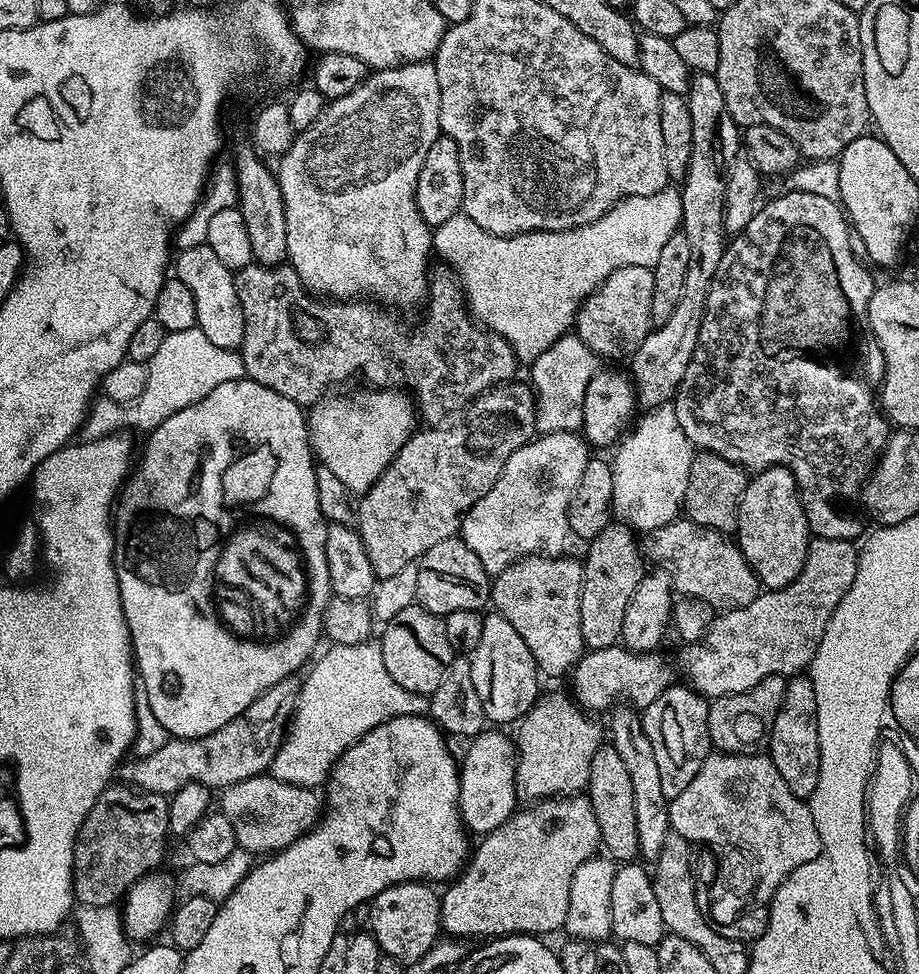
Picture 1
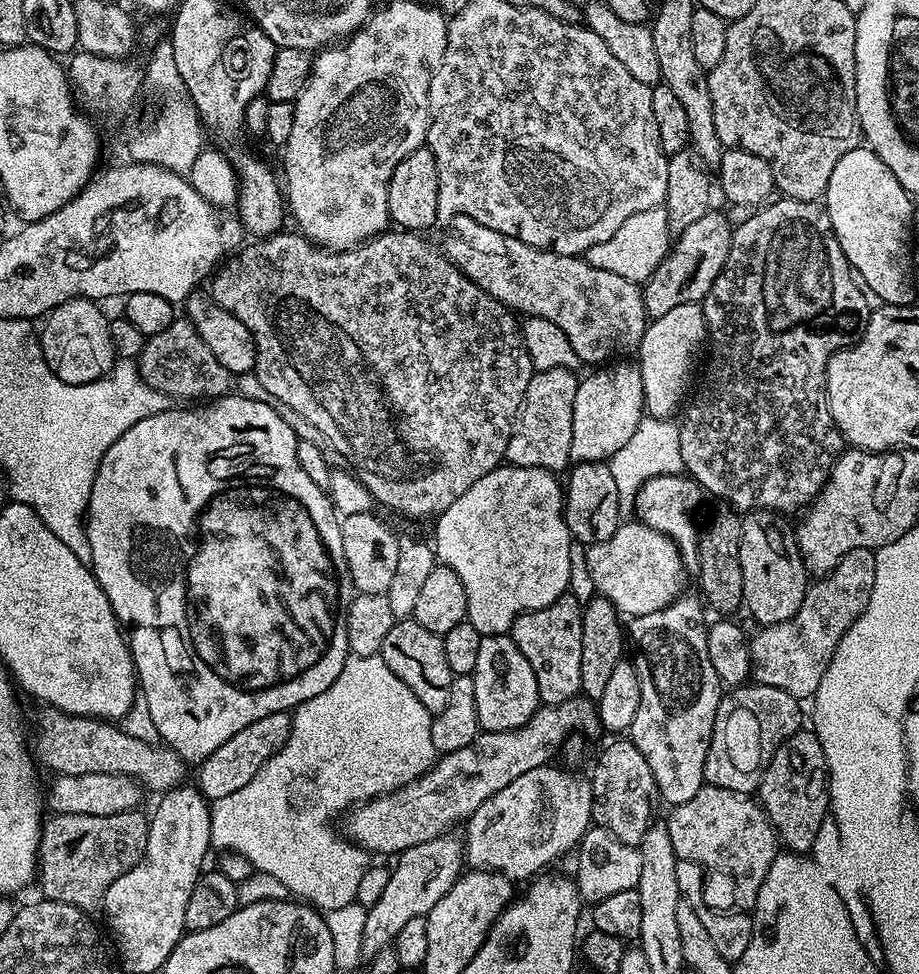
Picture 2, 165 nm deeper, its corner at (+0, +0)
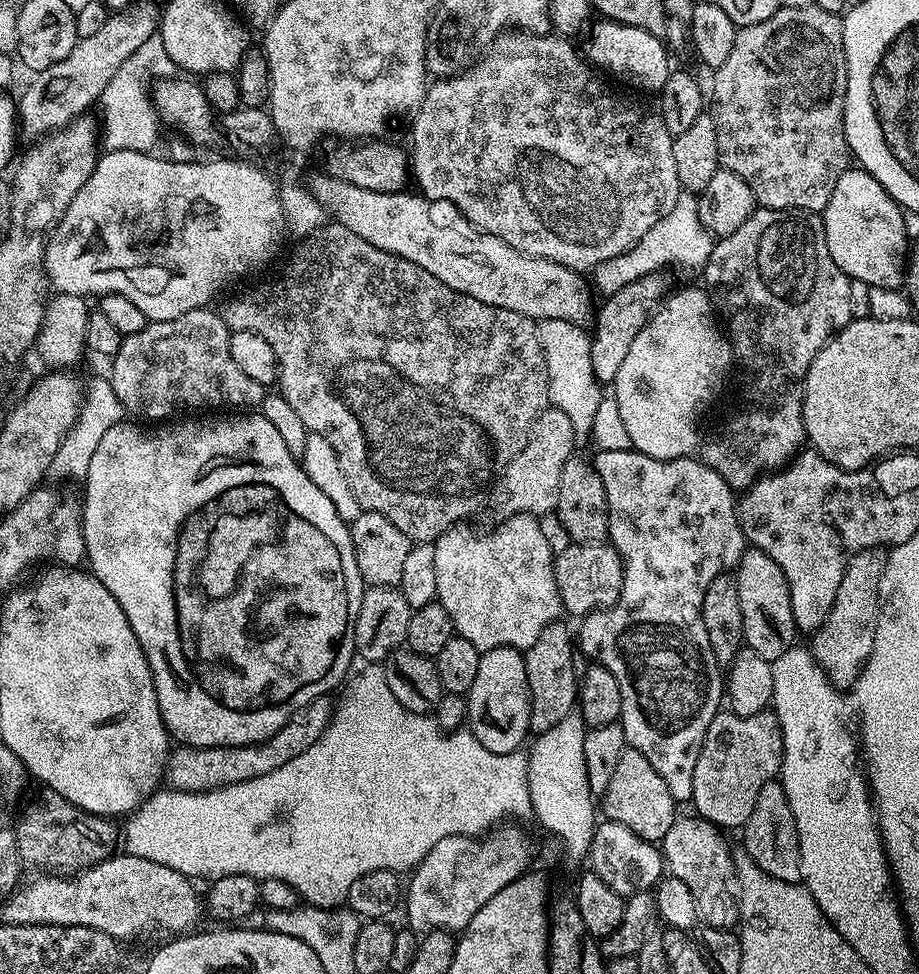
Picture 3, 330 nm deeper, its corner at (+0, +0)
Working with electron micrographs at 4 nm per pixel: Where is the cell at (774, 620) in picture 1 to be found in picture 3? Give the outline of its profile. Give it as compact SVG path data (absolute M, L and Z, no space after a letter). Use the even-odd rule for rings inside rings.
M867 548L856 553L848 561L842 586L838 586L838 594L834 598L830 614L826 614L820 629L811 633L812 657L828 676L832 687L837 690L851 689L860 676L865 662L870 658L876 633L876 615L880 613L880 579L885 559L884 548Z

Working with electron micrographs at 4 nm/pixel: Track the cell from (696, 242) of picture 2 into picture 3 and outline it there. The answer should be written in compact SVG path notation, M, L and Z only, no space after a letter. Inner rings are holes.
M664 270L646 274L630 282L628 286L622 286L622 290L618 290L613 296L607 297L601 308L599 305L594 316L596 329L591 329L590 332L592 342L590 358L592 359L592 373L601 385L611 385L615 381L618 366L622 366L626 353L630 350L630 342L638 338L638 334L644 329L653 312L660 307L664 297L669 295L668 274Z

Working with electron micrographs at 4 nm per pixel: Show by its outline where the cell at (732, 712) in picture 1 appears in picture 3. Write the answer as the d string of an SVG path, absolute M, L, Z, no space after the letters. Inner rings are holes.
M721 710L710 722L706 734L702 738L702 746L698 750L698 762L694 762L694 790L690 801L695 815L708 820L721 830L728 828L743 829L750 818L750 810L754 810L754 802L758 802L758 790L772 780L777 779L782 758L782 730L778 726L775 712L765 710L758 714L739 716L731 710Z

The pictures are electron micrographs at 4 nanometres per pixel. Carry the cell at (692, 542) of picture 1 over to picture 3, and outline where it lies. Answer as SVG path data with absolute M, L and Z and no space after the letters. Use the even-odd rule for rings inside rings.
M569 543L555 553L554 578L558 582L560 602L565 613L583 618L590 612L611 608L620 596L624 585L624 562L611 543L574 544Z

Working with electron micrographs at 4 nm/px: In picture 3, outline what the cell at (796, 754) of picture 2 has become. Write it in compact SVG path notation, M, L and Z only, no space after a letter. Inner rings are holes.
M779 779L758 790L758 802L754 802L754 810L750 810L750 818L743 826L742 835L744 848L748 851L745 852L747 859L754 861L768 876L791 884L800 880L798 830L794 826L794 814L790 814L786 790Z

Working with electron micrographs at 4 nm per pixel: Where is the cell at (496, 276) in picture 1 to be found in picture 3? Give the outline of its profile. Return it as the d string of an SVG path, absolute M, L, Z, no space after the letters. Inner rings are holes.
M681 191L678 202L674 202L670 214L654 222L654 226L650 226L650 230L646 230L646 234L642 234L642 238L638 238L638 242L630 246L630 250L626 250L626 254L618 254L618 258L610 258L595 268L595 291L604 292L605 297L613 296L615 292L622 290L622 286L628 286L630 282L651 272L667 269L667 264L677 264L680 268L703 269L704 263L712 253L714 237L702 226L696 202L697 197L693 193Z

